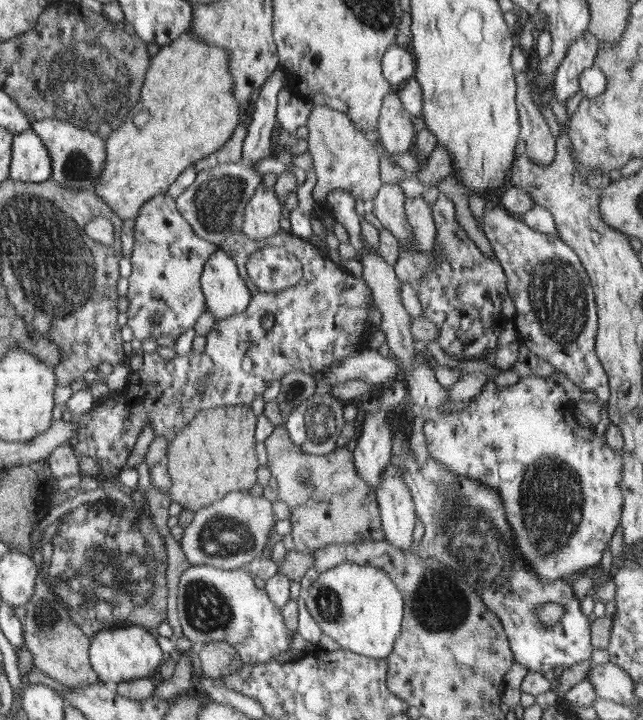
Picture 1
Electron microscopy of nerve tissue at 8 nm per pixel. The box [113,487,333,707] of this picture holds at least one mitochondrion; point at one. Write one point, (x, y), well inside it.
(225, 535)

